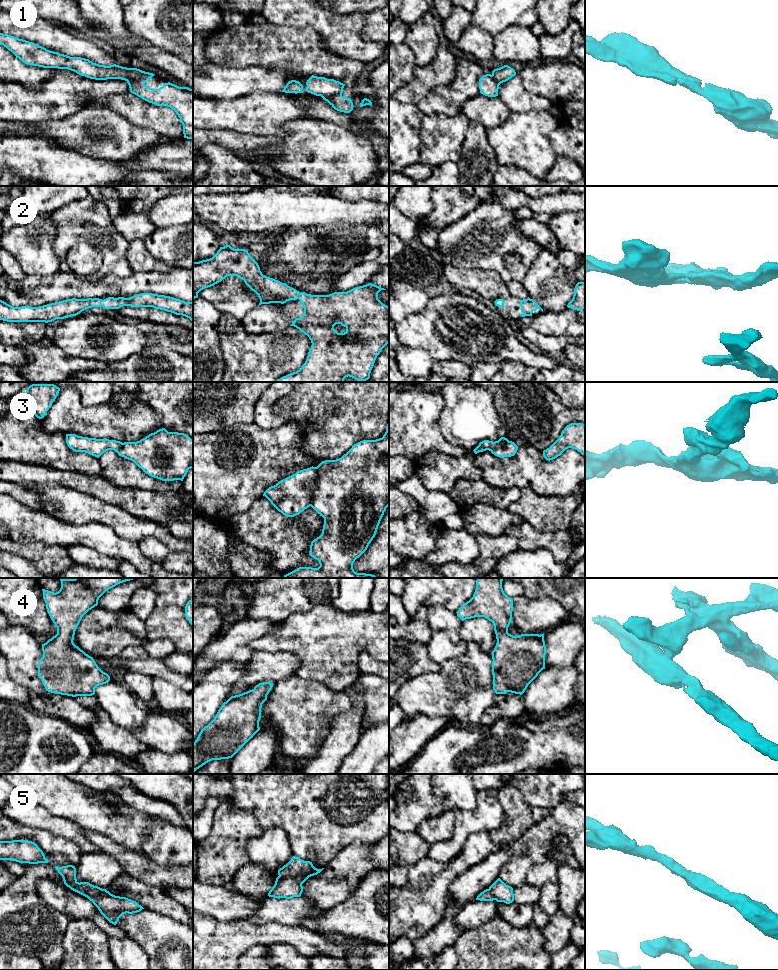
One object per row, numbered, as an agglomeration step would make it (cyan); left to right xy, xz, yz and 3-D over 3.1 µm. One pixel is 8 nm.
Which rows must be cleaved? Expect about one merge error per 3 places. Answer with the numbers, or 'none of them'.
3

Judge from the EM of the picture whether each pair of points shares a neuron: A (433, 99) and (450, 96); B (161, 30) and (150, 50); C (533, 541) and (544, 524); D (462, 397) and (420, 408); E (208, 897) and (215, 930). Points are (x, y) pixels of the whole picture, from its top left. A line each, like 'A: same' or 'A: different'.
A: same
B: different
C: different
D: different
E: different

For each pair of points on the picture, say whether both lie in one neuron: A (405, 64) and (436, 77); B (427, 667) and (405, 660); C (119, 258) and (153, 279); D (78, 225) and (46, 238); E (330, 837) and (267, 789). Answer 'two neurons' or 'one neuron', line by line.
A: two neurons
B: one neuron
C: two neurons
D: two neurons
E: one neuron

